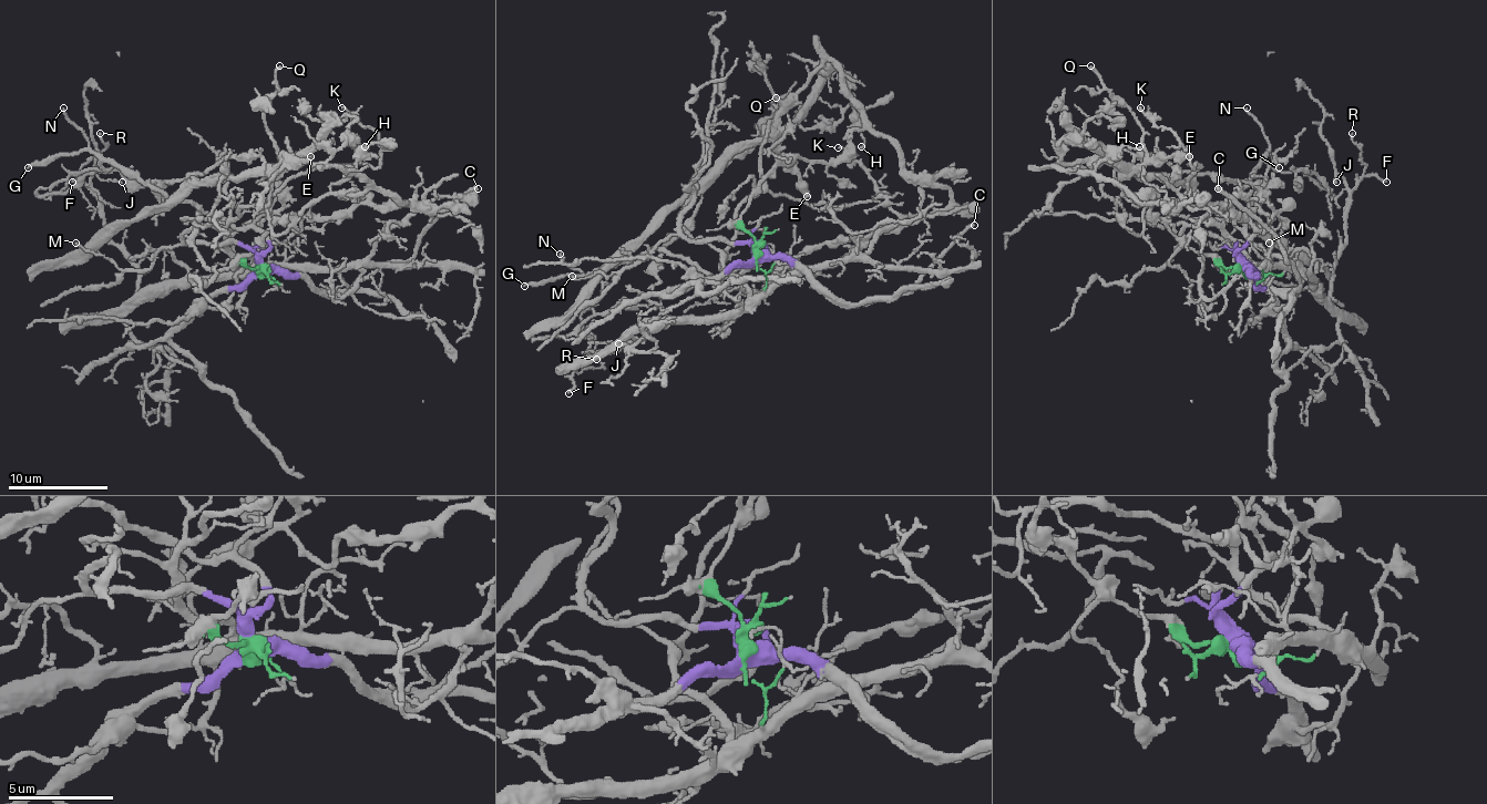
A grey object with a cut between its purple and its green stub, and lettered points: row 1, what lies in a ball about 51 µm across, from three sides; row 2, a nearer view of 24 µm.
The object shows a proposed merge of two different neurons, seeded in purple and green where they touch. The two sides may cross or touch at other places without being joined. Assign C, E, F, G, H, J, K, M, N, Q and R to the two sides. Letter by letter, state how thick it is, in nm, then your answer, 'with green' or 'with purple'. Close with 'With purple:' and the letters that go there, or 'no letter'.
C: 280 nm | with purple
E: 360 nm | with green
F: 190 nm | with green
G: 240 nm | with purple
H: 150 nm | with green
J: 130 nm | with green
K: 140 nm | with green
M: 100 nm | with purple
N: 160 nm | with purple
Q: 220 nm | with green
R: 110 nm | with green
With purple: C, G, M, N

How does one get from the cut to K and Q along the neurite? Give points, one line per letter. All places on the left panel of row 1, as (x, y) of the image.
K: (259, 271), (269, 274), (226, 247), (242, 207), (326, 165), (379, 165), (379, 135), (341, 107)
Q: (259, 271), (269, 274), (226, 247), (226, 227), (242, 207), (269, 202), (279, 147), (264, 105), (279, 65)

